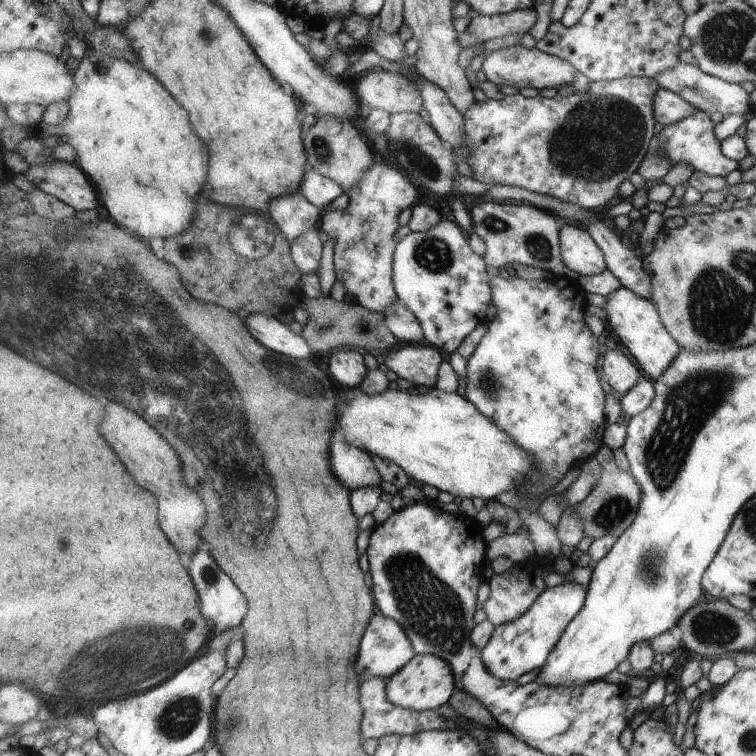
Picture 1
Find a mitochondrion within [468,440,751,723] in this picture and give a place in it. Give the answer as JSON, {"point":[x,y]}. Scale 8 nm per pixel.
{"point":[714,628]}

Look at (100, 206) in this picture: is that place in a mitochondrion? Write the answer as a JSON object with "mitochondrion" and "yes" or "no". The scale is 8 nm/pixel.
{"mitochondrion":"no"}

